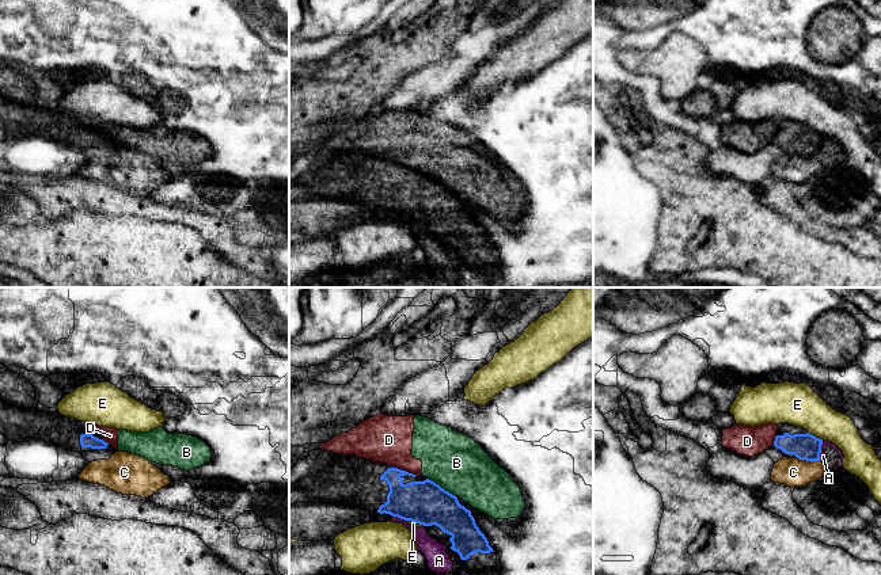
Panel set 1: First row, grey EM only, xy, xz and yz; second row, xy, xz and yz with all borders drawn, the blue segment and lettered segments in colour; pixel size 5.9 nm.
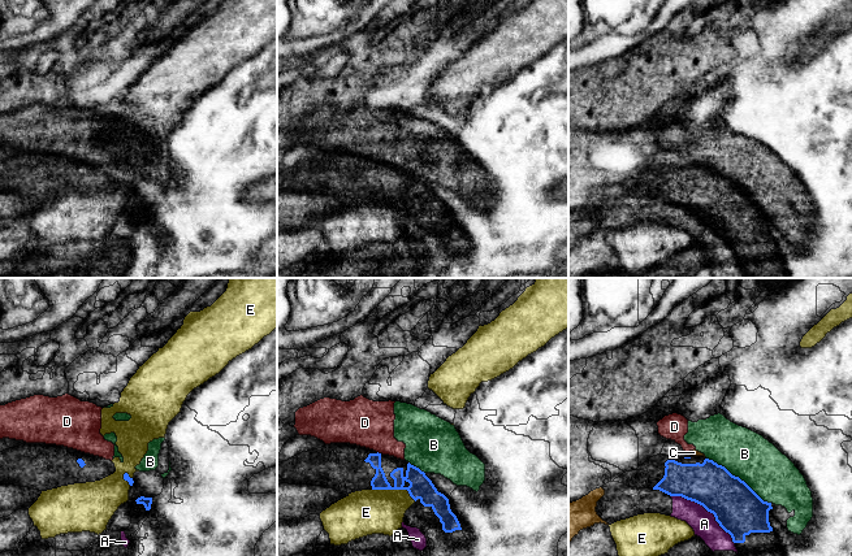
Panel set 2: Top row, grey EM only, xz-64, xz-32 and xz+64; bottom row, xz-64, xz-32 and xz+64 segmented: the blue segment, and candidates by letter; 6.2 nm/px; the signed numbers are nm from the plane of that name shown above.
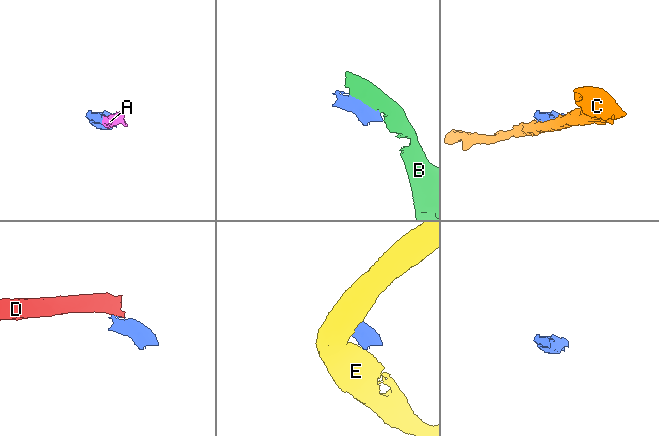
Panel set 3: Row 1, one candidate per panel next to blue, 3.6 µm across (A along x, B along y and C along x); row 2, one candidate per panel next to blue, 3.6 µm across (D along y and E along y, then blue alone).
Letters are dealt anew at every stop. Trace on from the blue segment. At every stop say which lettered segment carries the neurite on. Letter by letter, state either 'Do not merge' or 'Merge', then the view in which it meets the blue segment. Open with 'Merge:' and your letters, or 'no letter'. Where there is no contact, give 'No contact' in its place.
Merge: no letter
A: Do not merge. Touches blue in yz
B: Do not merge. Touches blue in xz
C: Do not merge. Touches blue in yz
D: Do not merge. Touches blue in xz
E: Do not merge. Touches blue in yz

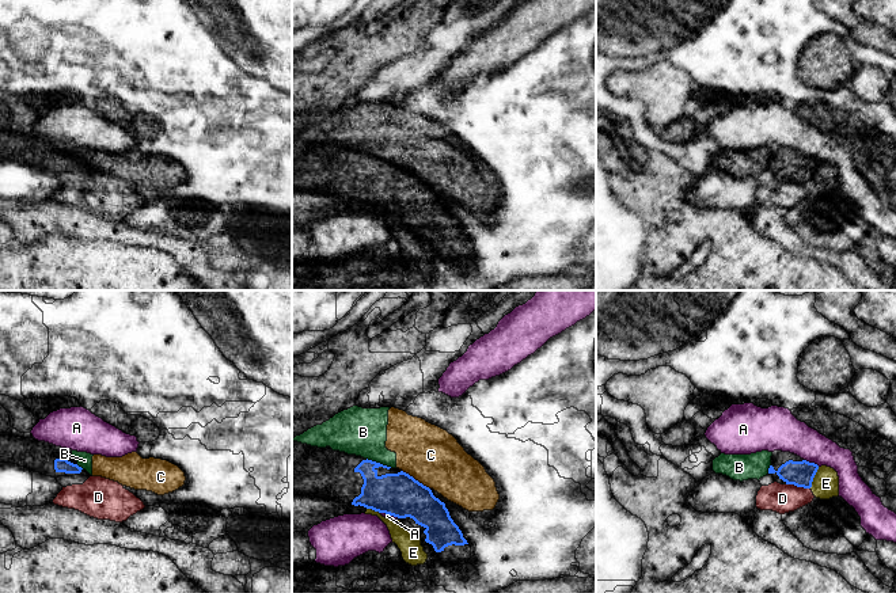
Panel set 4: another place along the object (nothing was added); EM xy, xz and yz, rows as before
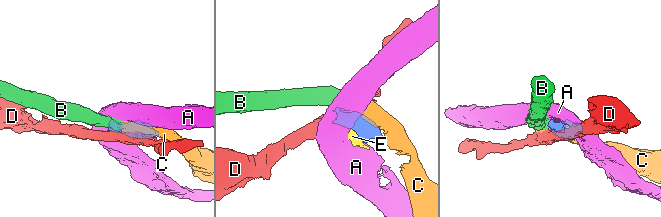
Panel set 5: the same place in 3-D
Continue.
Merge: no letter
A: Do not merge. Touches blue in yz
B: Do not merge. Touches blue in xz
C: Do not merge. Touches blue in xz
D: Do not merge. Touches blue in yz
E: Do not merge. Touches blue in yz

